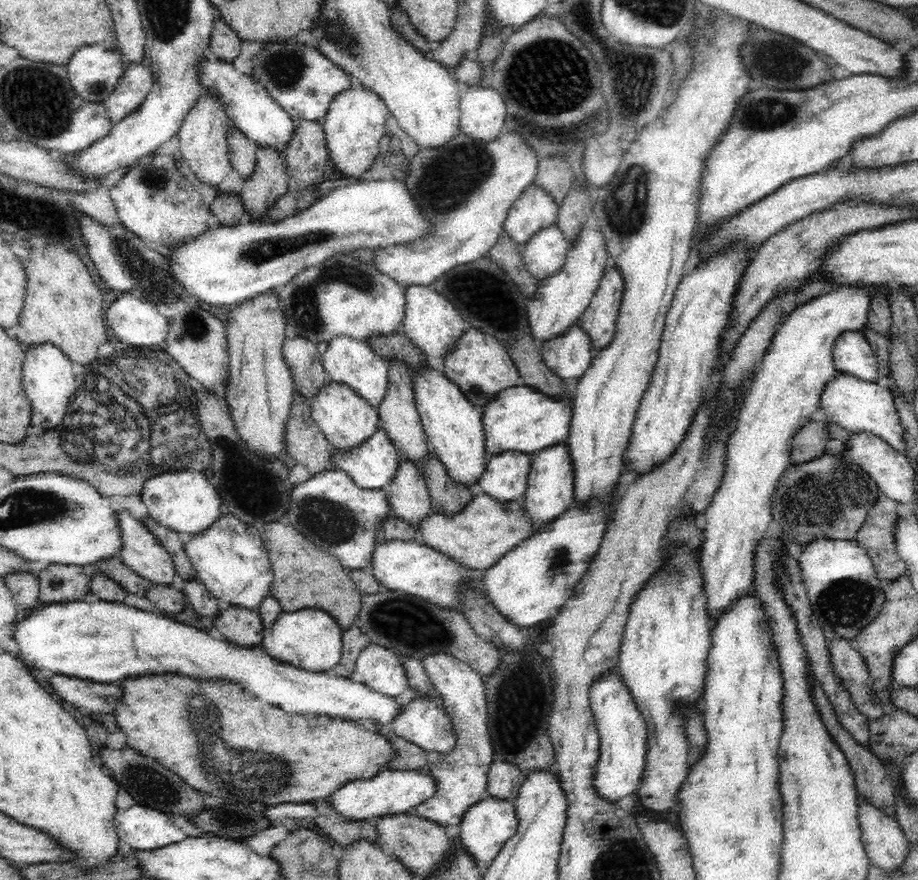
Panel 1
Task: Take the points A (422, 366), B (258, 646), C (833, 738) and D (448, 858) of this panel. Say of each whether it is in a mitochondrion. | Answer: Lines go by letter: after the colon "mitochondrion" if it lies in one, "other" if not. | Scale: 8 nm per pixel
A: other
B: other
C: other
D: other

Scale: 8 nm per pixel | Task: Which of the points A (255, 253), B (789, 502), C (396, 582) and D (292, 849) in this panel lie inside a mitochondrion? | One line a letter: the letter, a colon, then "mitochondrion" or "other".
A: mitochondrion
B: other
C: other
D: other

